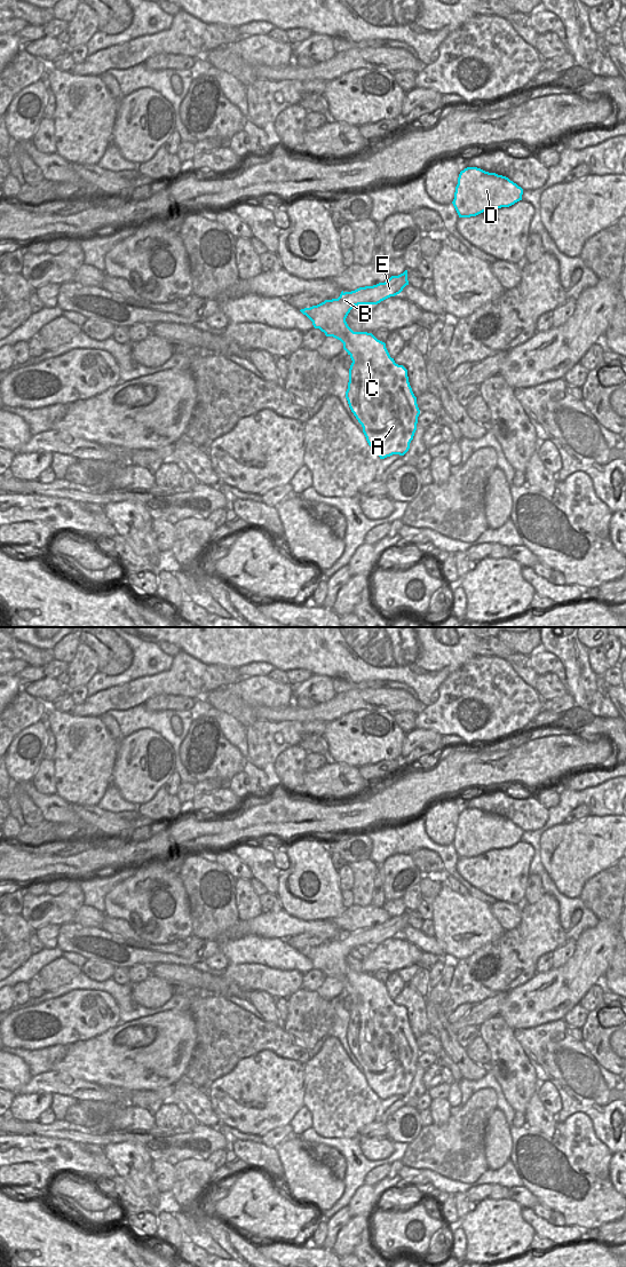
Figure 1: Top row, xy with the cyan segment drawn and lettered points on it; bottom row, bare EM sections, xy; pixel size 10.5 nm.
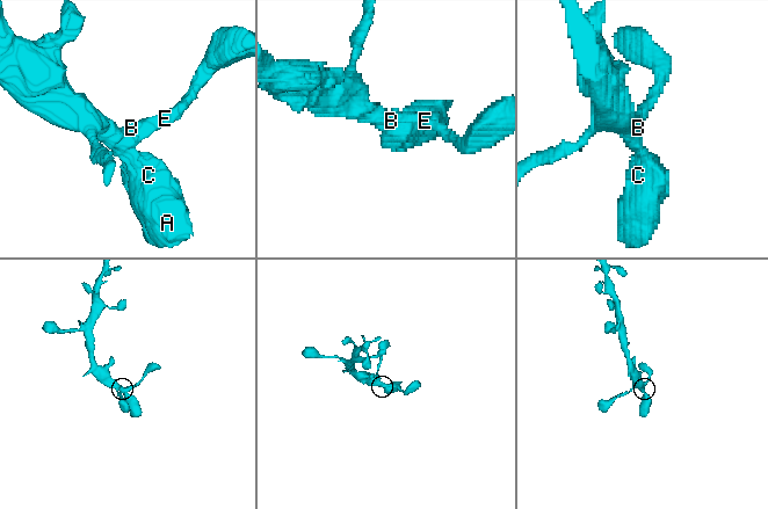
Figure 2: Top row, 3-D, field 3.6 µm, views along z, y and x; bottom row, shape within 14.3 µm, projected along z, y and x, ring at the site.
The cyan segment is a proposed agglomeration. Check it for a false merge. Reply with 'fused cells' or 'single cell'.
single cell

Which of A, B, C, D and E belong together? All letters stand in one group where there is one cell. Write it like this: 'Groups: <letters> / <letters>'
Groups: A B C D E.

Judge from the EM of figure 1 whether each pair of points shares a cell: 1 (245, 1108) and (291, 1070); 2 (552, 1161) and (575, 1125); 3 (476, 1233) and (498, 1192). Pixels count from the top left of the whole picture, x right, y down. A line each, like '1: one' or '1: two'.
1: one
2: one
3: two

